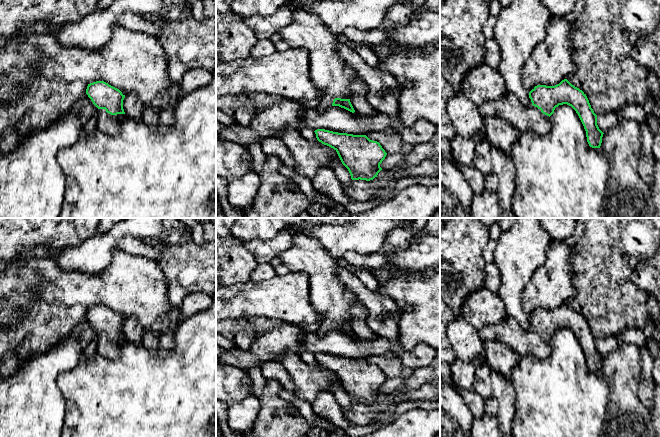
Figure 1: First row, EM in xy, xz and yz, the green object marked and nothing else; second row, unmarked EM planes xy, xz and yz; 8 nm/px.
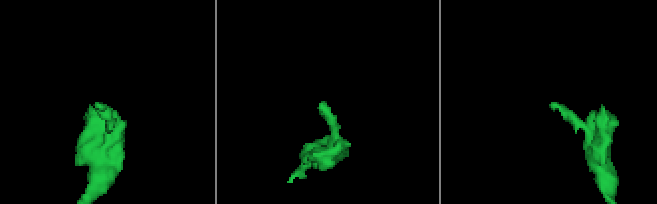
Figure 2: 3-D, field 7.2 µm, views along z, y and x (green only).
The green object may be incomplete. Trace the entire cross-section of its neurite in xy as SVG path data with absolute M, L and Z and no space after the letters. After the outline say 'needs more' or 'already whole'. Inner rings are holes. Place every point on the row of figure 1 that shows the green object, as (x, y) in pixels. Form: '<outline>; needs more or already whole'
M104 81L88 84L86 94L99 109L96 114L98 130L104 134L116 136L121 122L126 118L123 109L125 95Z; needs more

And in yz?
M567 79L555 86L537 85L529 92L529 98L532 105L527 107L514 94L507 93L498 100L490 100L477 106L477 110L483 119L499 117L520 133L533 131L539 136L545 136L551 130L550 116L555 108L567 104L578 114L589 146L600 148L604 133L597 125L597 115L586 94Z; needs more

